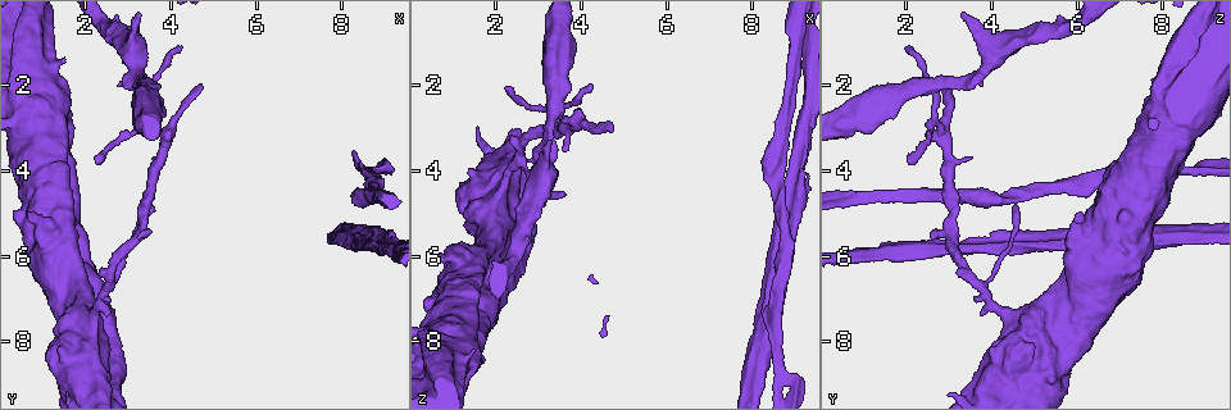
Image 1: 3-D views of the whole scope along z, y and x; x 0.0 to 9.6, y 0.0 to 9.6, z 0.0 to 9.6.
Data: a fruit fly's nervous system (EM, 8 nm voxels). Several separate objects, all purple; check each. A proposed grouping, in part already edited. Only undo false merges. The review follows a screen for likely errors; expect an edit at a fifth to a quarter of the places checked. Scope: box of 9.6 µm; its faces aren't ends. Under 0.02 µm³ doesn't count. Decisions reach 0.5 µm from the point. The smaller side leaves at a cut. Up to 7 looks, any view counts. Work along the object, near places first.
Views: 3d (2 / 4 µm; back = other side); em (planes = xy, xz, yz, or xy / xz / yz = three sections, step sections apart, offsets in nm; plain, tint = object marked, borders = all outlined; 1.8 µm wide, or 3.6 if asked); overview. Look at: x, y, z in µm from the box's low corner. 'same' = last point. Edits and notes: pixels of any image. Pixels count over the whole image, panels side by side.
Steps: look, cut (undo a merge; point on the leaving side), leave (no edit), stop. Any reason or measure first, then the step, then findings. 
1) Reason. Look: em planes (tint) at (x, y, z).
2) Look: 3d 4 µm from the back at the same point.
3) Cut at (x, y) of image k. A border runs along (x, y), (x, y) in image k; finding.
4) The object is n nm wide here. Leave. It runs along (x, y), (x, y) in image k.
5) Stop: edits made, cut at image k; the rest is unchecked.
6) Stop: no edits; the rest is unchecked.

Sudden change in width. Look: em 3.6 µm xz step 8 (tint) at (3.35, 2.00, 2.60).

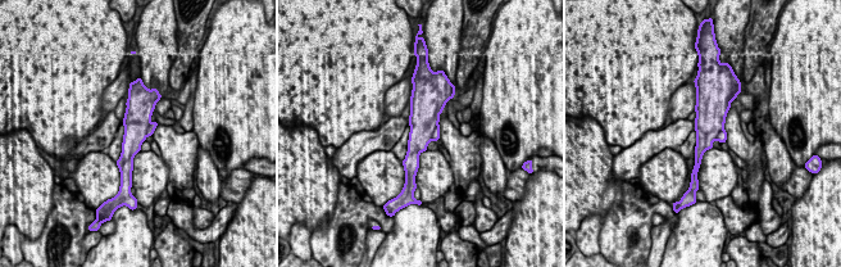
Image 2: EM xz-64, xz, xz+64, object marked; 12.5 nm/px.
The object is 360 nm wide here. Cut at (424, 116) of image 2. The part that leaves runs along (141, 98), (126, 170) in image 2; a second neuron is stuck on.

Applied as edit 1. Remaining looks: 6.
Side arm on a straight run. Look: 3d 4 µm at (8.55, 3.95, 8.65).

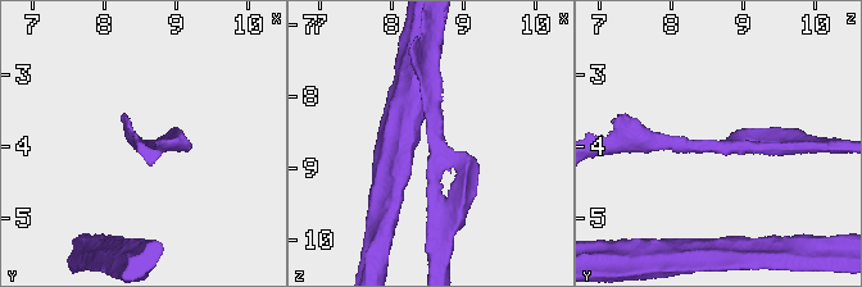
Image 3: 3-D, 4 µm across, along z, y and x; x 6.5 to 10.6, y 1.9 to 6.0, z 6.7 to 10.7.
3 arms meet here; the arms are 190, 190, 200 nm wide. Look: em planes (tint) at (8.55, 4.05, 8.60).

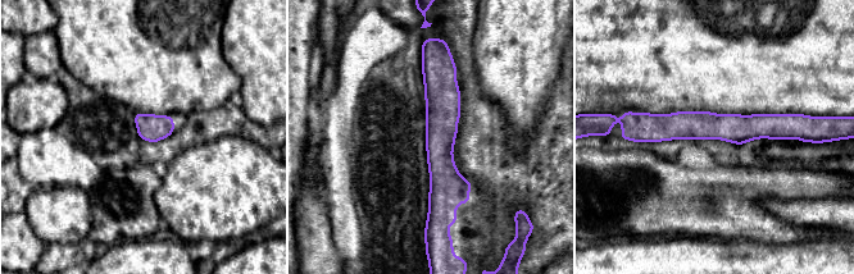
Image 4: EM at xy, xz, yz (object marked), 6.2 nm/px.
Leave. It runs along (425, 59), (440, 82), (437, 213) in image 4; all the same neuron.

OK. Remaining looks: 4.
Side arm on a straight run. Look: 3d 2 µm from the back at (8.55, 5.60, 6.85).

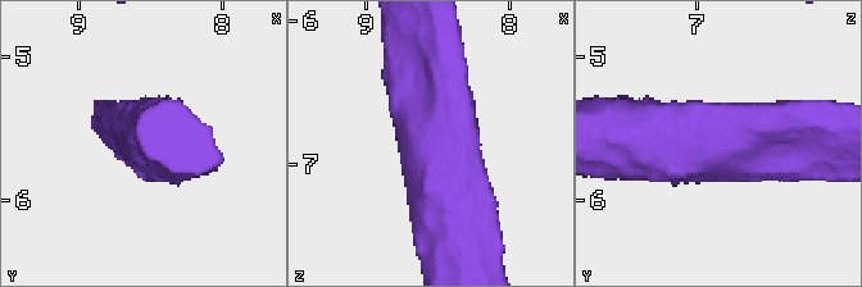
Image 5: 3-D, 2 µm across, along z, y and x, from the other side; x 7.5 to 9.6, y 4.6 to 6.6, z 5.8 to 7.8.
3 arms meet here; the arms are 220, 220, 420 nm wide; now the EM. Look: em planes (plain) at (8.48, 5.66, 6.82).

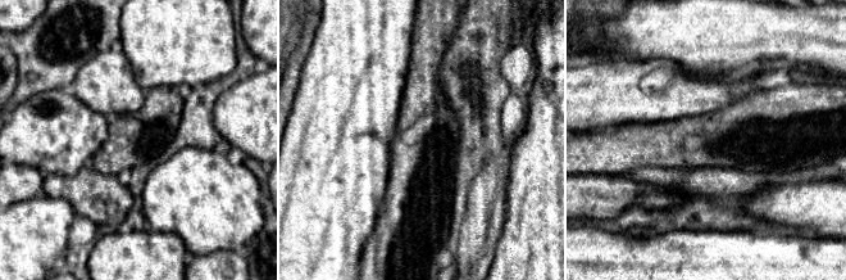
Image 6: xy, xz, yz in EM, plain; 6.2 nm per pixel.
Look: em planes (borders) at the same point.

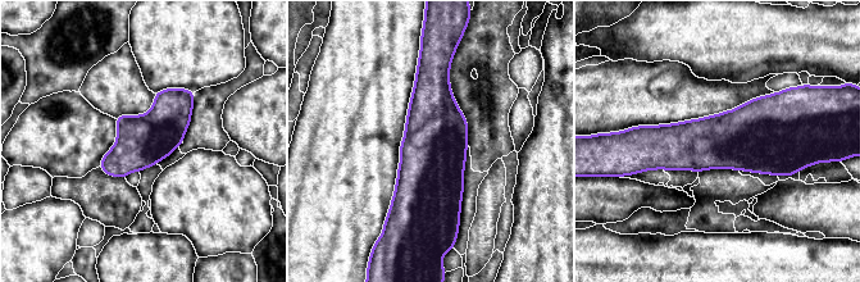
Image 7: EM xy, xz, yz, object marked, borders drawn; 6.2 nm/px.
Leave. Continuous, no second neuron.

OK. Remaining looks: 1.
Stop: edits made, cut at image 2; the rest is unchecked.

